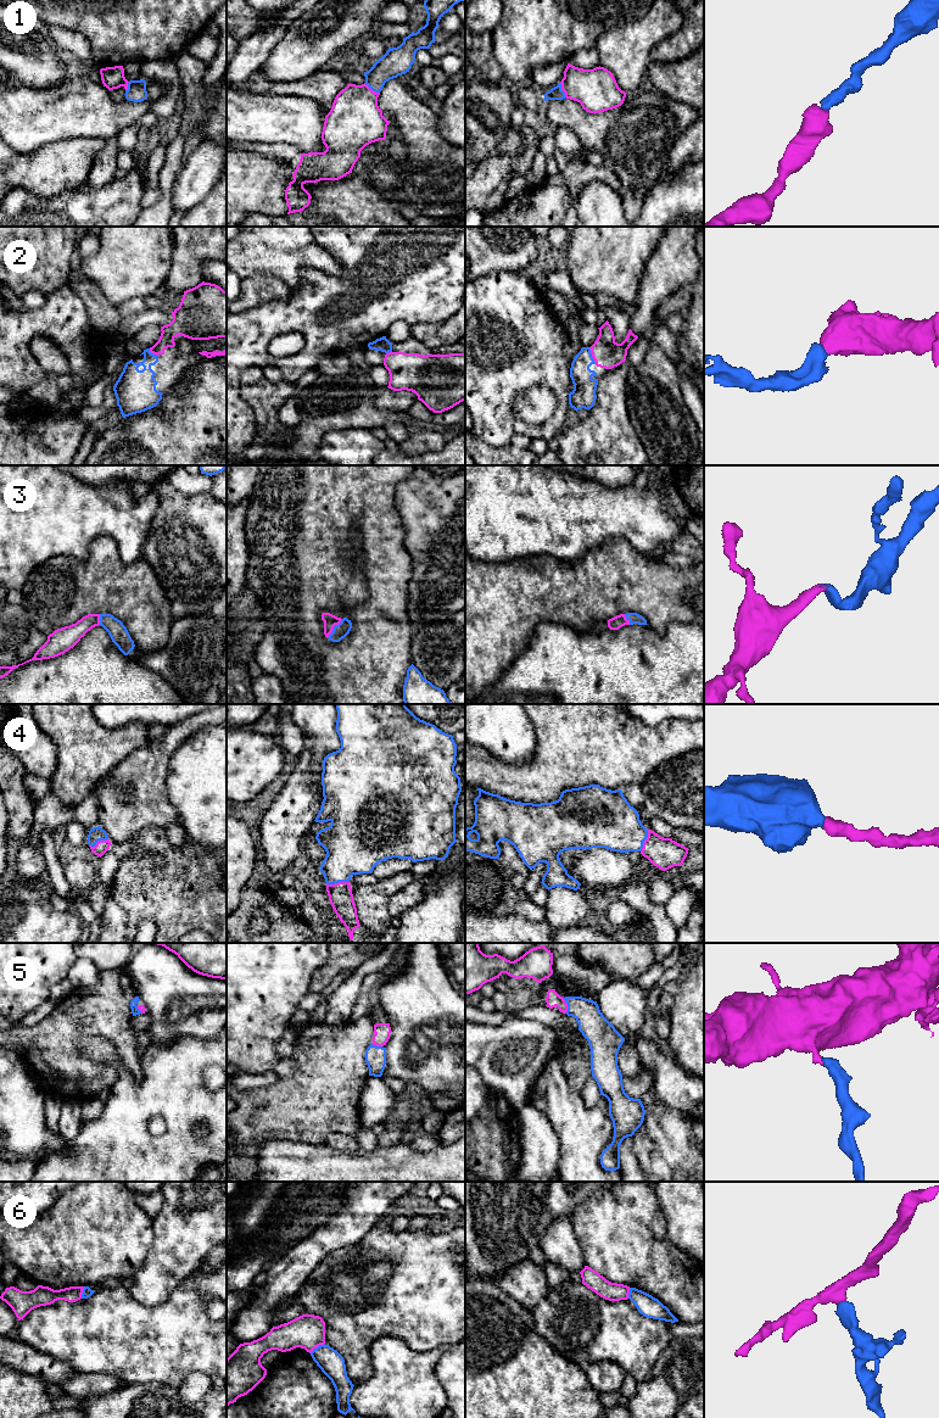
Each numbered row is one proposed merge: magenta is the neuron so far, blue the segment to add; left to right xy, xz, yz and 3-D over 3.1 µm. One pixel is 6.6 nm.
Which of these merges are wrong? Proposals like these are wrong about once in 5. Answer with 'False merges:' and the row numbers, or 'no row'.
False merges: 6

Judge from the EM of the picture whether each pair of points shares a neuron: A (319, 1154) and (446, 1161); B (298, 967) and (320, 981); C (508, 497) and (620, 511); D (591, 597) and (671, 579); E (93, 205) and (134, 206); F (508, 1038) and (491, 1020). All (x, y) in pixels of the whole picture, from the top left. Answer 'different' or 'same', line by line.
A: same
B: different
C: same
D: same
E: same
F: different

